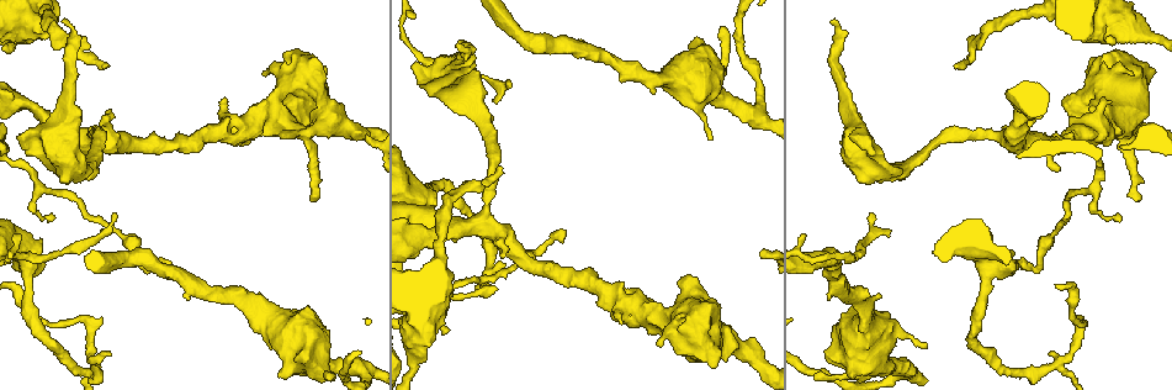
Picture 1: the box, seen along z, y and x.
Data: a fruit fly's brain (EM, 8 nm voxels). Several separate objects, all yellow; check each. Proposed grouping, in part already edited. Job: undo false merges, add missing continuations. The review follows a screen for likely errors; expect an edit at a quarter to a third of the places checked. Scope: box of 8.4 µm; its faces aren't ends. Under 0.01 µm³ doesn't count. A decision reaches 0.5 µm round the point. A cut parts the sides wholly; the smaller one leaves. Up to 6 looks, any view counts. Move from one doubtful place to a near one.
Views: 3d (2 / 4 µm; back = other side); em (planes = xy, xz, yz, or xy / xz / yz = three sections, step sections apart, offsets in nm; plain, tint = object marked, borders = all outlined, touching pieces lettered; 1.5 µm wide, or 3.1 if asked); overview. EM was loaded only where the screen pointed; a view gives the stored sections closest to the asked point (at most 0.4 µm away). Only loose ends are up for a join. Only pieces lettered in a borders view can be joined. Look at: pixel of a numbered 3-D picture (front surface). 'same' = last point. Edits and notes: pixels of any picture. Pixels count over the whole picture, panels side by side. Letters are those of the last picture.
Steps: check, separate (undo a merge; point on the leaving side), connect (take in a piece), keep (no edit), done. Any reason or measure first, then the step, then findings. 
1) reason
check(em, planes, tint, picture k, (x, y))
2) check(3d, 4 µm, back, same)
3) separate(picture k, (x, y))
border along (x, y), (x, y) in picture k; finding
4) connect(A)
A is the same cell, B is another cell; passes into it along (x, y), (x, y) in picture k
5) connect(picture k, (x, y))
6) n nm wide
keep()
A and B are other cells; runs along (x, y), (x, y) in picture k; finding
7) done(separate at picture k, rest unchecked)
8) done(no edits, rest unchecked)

check(3d, 4 µm, picture 1, (537, 248))

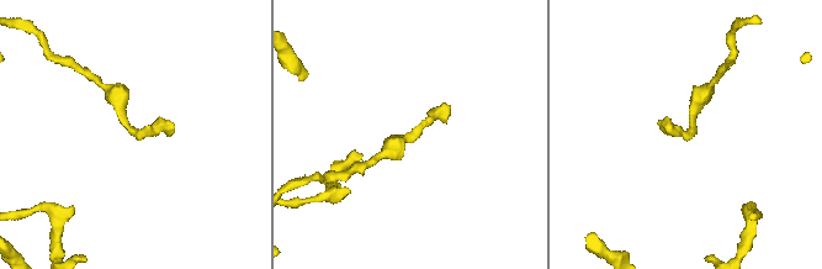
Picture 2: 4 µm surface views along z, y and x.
need the tissue
check(em, planes, borders, picture 2, (686, 135))

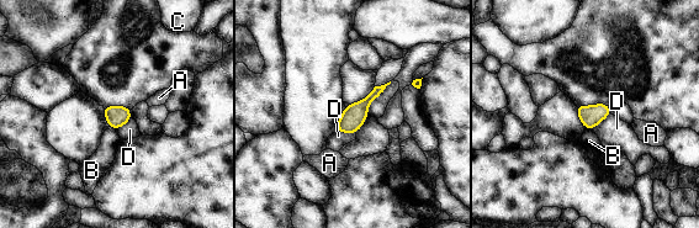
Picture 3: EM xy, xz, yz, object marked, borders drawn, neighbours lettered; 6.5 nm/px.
140 nm wide; D touches over 170 nm
keep()
A, B, C and D are other cells; one neuron here

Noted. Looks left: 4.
sharp bend
check(em, planes, borders, picture 1, (1081, 321))

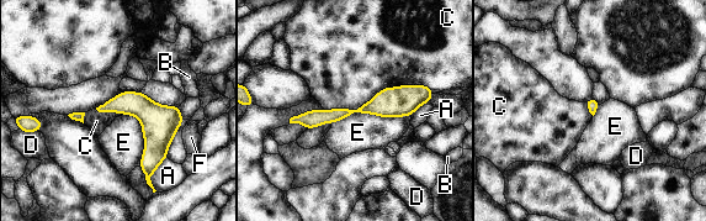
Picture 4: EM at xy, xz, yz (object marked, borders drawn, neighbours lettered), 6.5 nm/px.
80 nm wide
keep()
A, B, C, D, E and F are other cells; continuous, no second neuron

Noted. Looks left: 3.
an open end
check(3d, 4 µm, picture 1, (1121, 219))

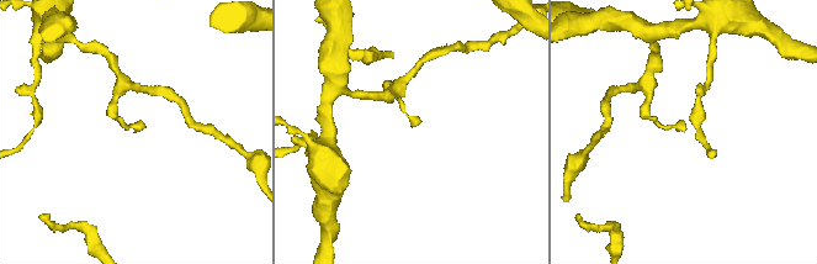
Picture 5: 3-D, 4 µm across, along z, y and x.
check(em, planes, tint, picture 5, (412, 125))

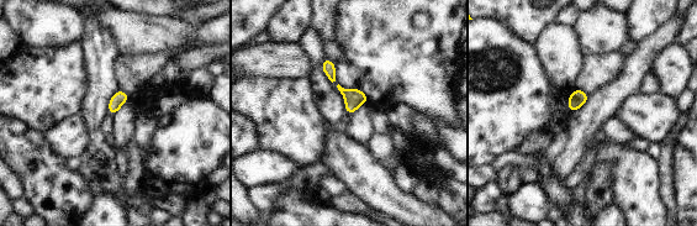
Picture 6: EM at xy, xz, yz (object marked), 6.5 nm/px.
check(em, planes, borders, same)

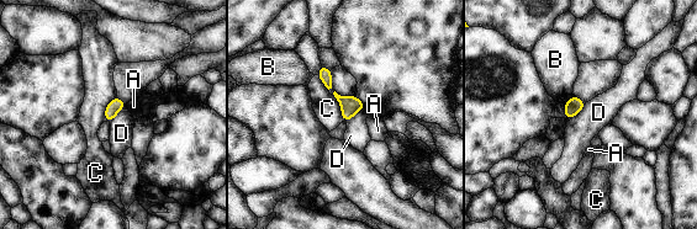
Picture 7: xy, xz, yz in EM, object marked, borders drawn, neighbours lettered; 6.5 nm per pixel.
90 nm wide
keep()
A, B, C and D are other cells; none of them fits

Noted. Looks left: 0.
done(no edits, rest unchecked)

